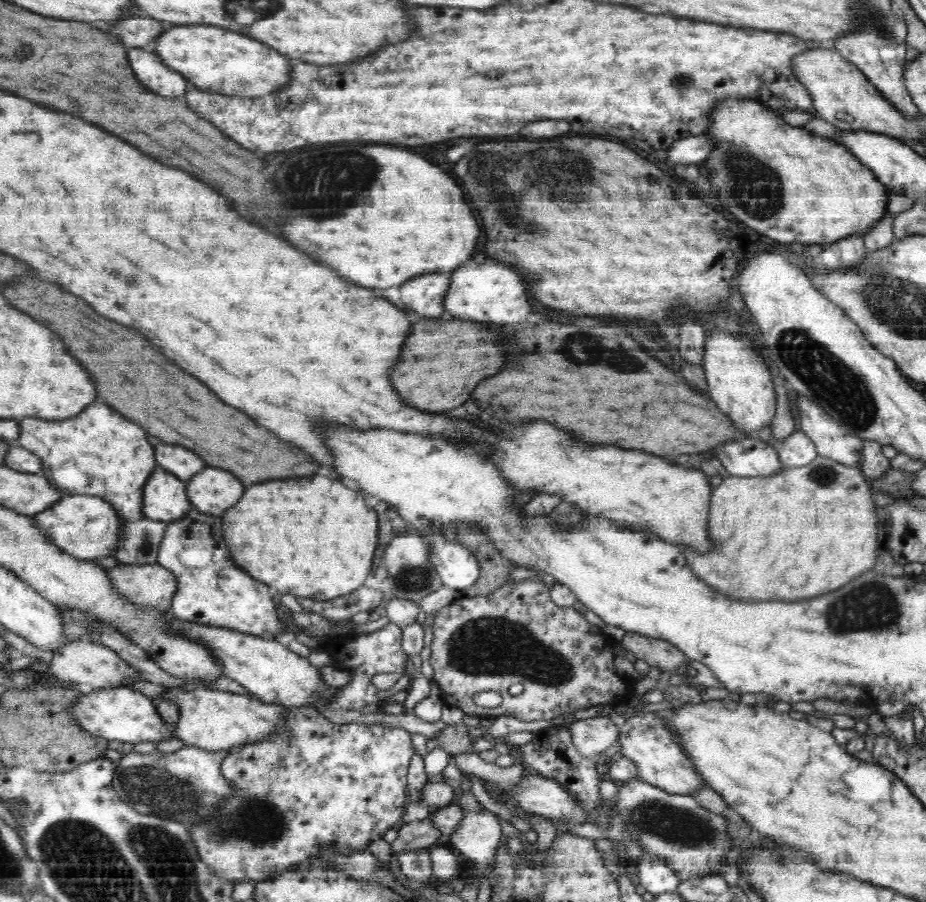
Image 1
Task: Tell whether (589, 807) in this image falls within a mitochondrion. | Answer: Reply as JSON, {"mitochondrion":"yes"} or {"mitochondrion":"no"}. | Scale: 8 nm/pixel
{"mitochondrion":"no"}

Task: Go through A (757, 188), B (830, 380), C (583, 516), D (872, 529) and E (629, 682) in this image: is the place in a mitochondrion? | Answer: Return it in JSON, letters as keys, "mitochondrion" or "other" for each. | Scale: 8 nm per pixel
{"A":"mitochondrion","B":"mitochondrion","C":"other","D":"other","E":"other"}

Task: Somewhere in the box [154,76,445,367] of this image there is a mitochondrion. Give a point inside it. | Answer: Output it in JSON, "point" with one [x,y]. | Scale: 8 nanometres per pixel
{"point":[330,182]}

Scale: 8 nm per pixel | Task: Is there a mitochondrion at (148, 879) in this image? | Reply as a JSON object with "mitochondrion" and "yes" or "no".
{"mitochondrion":"yes"}

